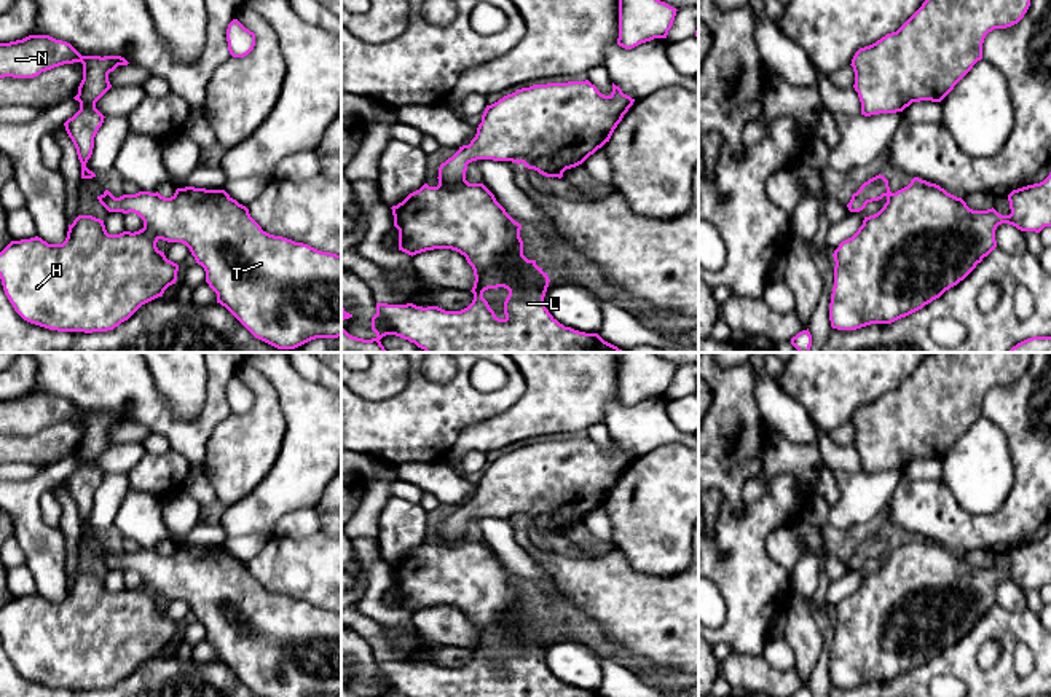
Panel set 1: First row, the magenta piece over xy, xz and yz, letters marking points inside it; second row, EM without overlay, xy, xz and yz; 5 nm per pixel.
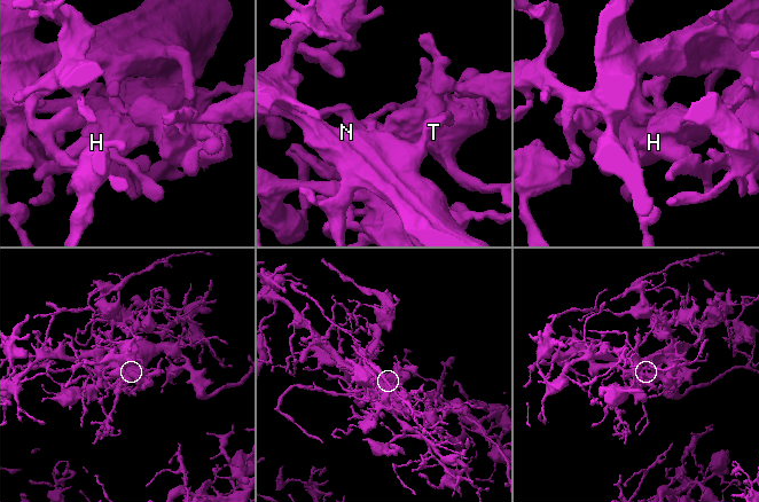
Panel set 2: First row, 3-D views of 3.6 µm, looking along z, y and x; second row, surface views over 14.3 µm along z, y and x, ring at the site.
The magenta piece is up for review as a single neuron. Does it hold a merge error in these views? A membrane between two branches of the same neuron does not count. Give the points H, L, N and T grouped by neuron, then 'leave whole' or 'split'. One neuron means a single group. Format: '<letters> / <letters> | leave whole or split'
H L N T | leave whole

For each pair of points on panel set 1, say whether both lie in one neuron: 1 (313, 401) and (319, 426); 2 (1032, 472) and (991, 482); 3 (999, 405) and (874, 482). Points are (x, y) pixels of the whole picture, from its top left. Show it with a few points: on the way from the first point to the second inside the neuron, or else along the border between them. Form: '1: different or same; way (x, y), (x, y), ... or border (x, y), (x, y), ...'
1: same; way (313, 407), (318, 420)
2: different; border (1008, 441), (1013, 487), (1010, 496), (997, 511)
3: different; border (901, 479), (885, 504)

